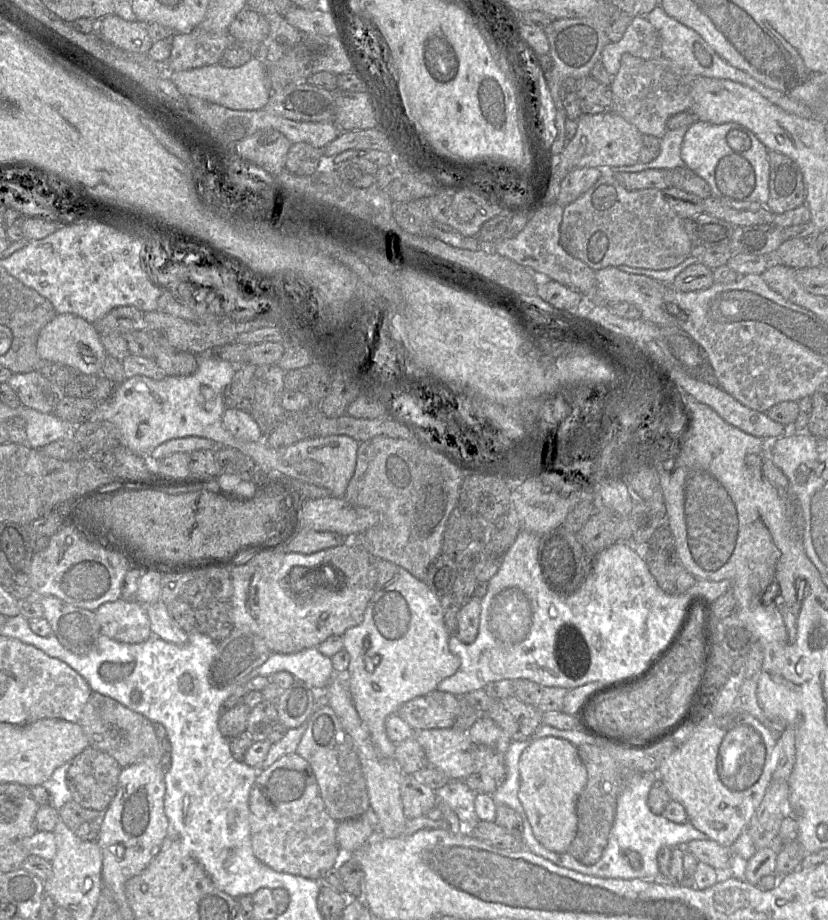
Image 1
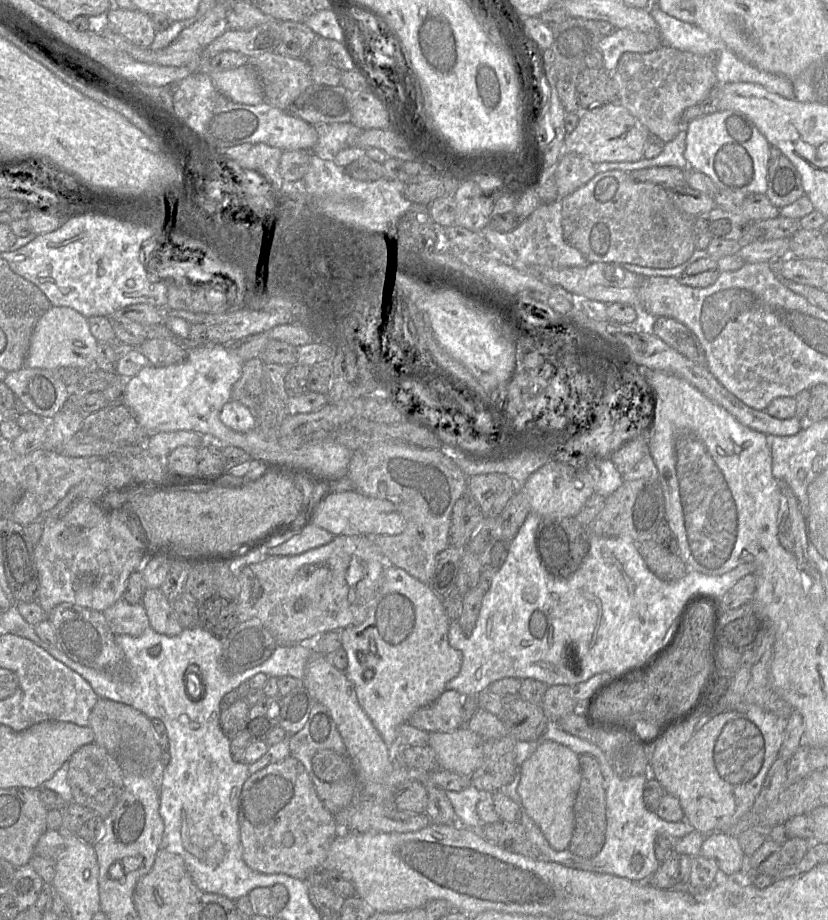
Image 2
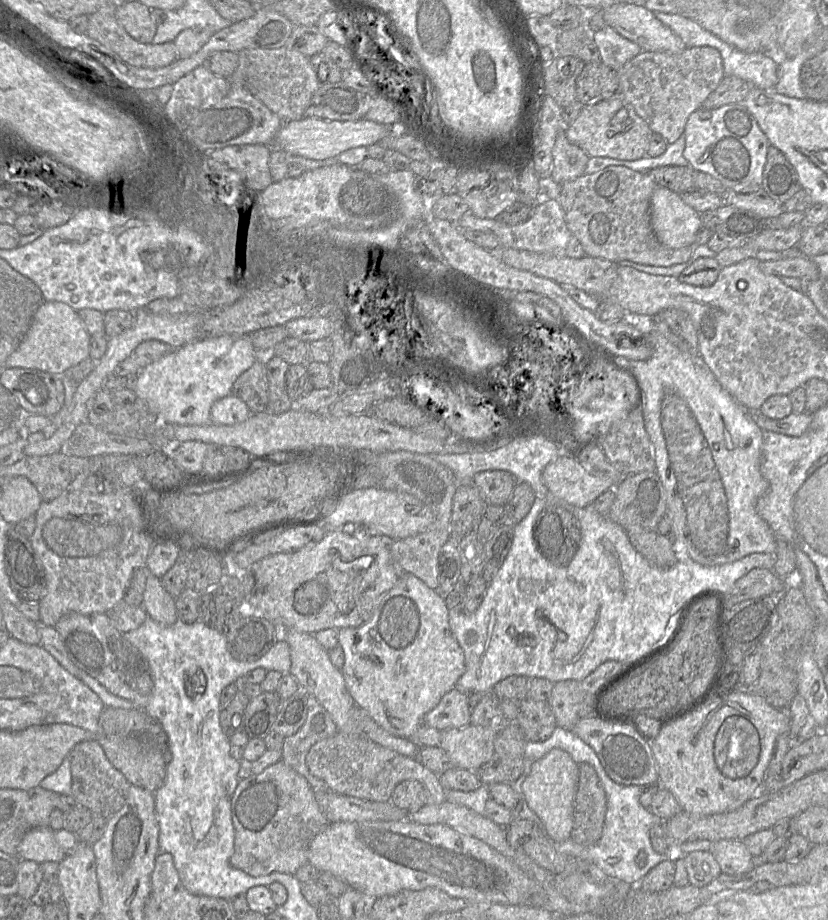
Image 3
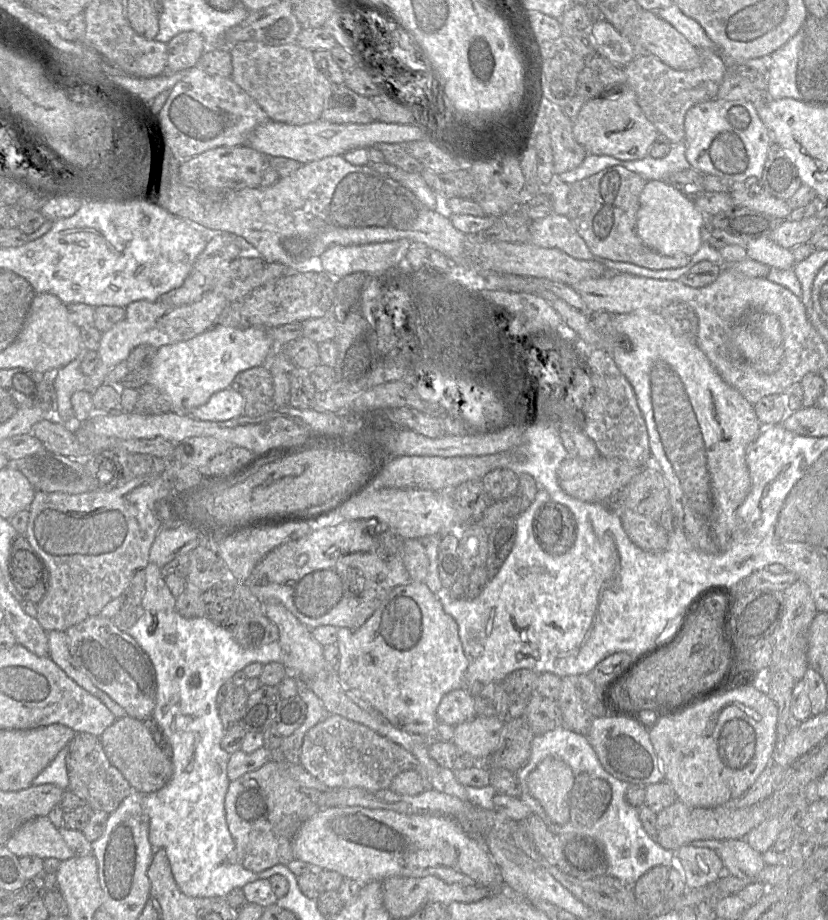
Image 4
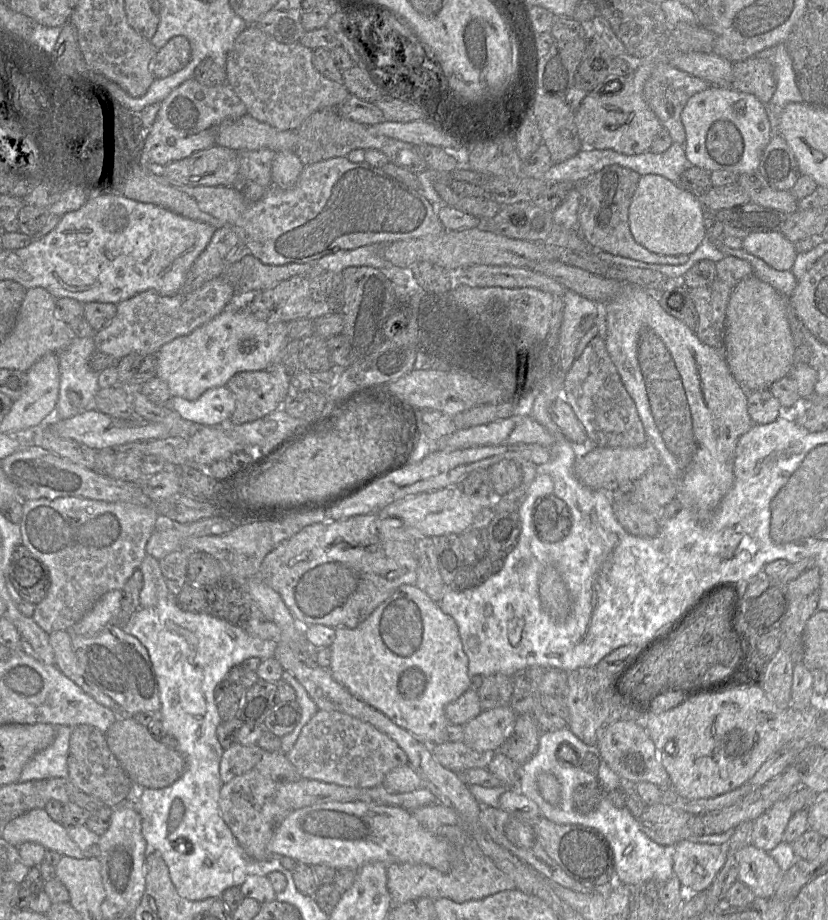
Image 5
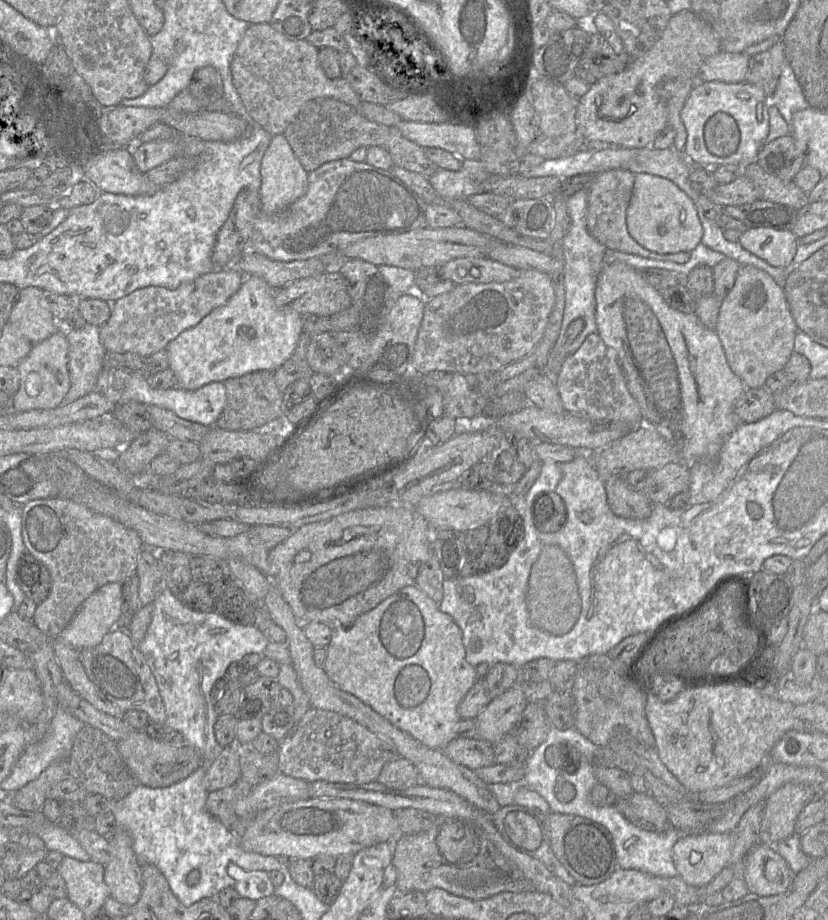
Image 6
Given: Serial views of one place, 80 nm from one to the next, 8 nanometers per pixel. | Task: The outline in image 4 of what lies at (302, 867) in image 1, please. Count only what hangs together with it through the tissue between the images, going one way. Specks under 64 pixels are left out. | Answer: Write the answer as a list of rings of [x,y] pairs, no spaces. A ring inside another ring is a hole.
[[[275,757],[259,769],[230,782],[224,801],[226,822],[235,844],[234,851],[230,855],[230,863],[238,863],[245,869],[258,873],[278,864],[287,865],[295,859],[292,844],[297,832],[301,825],[321,808],[303,792],[303,789],[291,777],[286,763],[289,762]]]

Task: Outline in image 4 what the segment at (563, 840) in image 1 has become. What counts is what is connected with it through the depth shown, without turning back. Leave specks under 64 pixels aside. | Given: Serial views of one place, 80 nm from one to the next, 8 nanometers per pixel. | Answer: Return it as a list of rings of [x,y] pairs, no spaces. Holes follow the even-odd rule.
[[[548,756],[529,774],[530,794],[557,824],[570,820],[570,793],[574,785],[571,767],[558,757]]]

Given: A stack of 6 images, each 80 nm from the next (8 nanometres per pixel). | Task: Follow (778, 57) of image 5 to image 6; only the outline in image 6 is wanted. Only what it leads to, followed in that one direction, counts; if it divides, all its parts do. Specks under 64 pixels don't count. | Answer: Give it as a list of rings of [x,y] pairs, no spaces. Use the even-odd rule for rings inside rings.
[[[786,57],[777,87],[770,99],[771,103],[779,109],[789,127],[791,127],[793,115],[796,112],[810,107]]]

